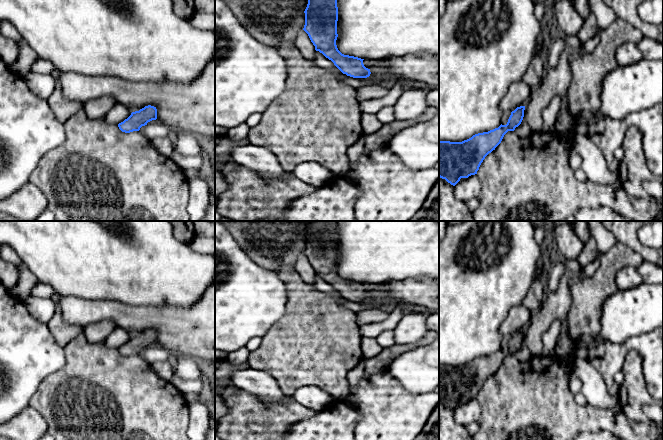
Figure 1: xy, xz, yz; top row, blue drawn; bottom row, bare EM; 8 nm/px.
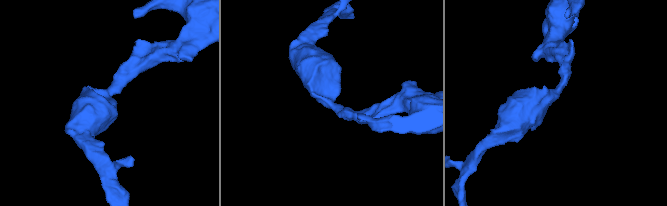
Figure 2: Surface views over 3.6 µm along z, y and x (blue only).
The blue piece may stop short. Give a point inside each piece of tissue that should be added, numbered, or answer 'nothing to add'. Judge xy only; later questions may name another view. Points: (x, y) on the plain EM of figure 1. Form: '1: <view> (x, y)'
nothing to add

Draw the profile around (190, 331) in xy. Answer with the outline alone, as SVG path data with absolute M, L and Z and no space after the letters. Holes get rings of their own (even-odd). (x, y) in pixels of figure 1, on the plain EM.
M215 281L200 300L190 307L174 306L142 307L130 306L112 300L89 300L76 296L61 296L57 304L63 321L85 327L101 321L112 321L132 336L151 329L157 333L157 343L176 356L215 361Z

